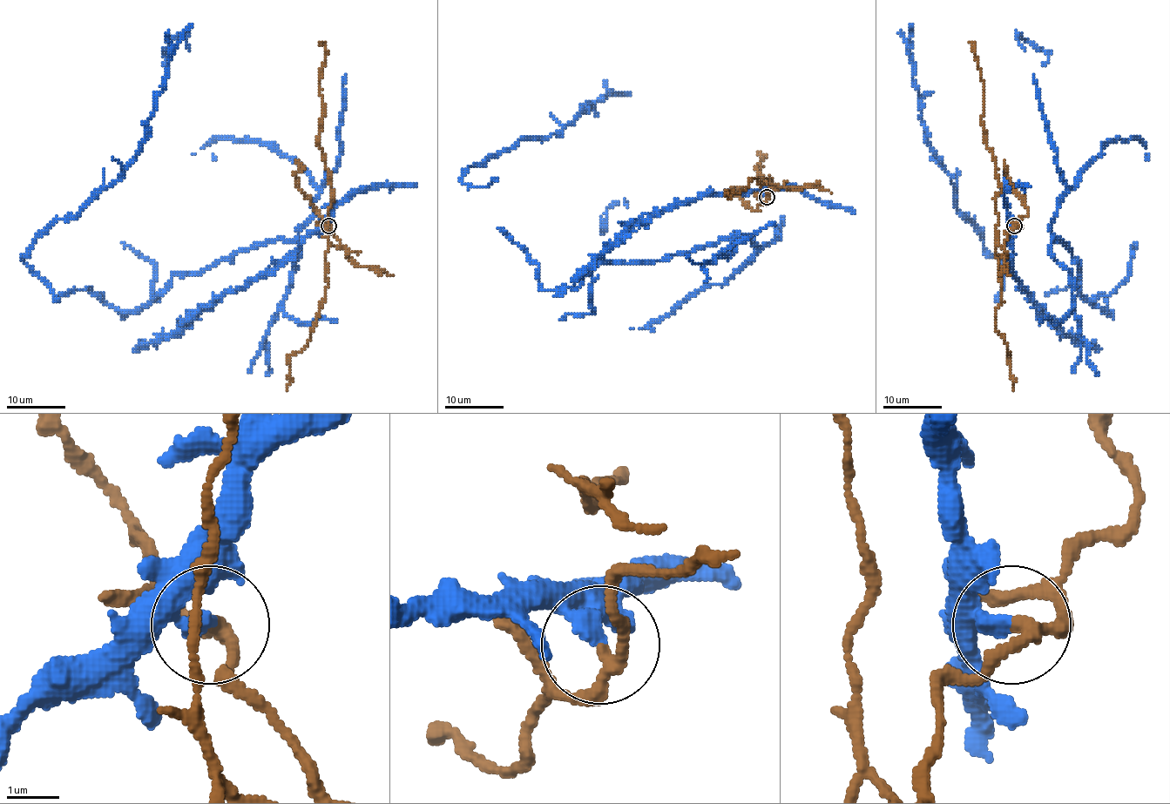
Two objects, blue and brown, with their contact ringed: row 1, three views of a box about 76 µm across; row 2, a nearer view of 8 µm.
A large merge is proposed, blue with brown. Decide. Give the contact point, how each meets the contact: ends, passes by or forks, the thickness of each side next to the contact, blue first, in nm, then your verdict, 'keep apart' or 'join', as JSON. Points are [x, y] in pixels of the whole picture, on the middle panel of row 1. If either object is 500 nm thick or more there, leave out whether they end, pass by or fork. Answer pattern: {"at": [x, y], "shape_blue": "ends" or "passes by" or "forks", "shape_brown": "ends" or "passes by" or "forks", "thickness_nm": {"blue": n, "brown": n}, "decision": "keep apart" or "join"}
{"at": [767, 197], "shape_blue": "ends", "shape_brown": "passes by", "thickness_nm": {"blue": 320, "brown": 240}, "decision": "keep apart"}

